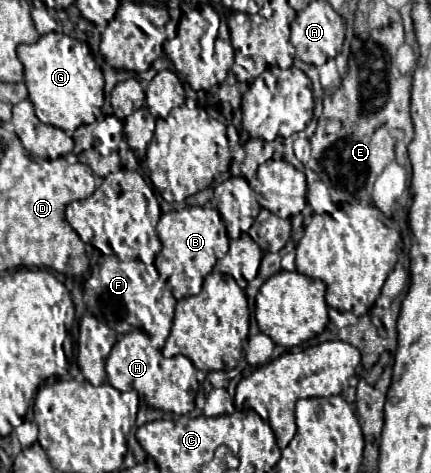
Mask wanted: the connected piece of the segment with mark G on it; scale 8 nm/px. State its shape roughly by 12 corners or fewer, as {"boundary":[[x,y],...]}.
{"boundary":[[62,33],[18,47],[36,117],[72,135],[94,123],[104,77]]}

